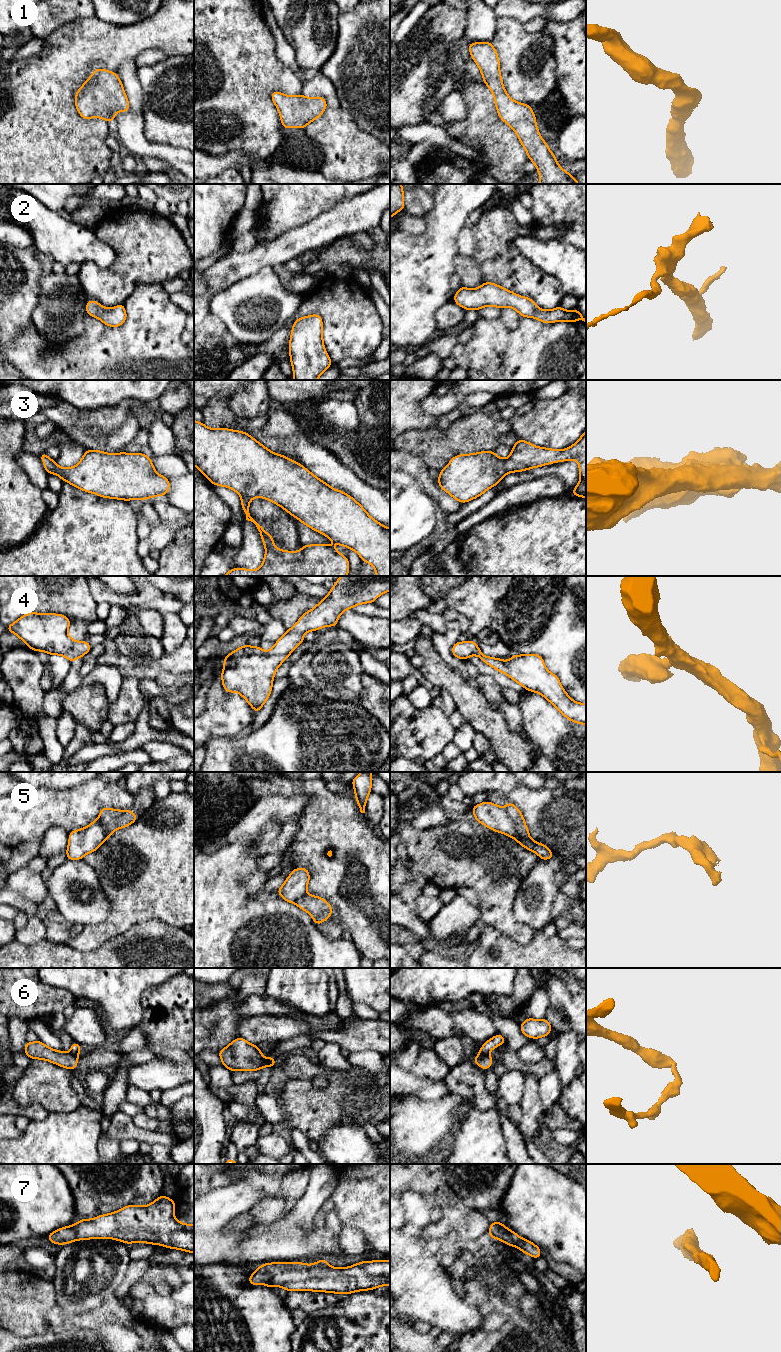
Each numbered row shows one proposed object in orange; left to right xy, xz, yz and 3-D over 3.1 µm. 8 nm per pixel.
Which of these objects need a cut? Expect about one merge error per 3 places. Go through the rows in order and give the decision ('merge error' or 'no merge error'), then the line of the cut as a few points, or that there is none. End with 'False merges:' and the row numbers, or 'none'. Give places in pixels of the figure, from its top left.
1: no merge error; no cut
2: no merge error; no cut
3: no merge error; no cut
4: no merge error; no cut
5: merge error; cut in yz along (503, 809), (514, 823), (517, 835), (526, 847)
6: merge error; cut in yz along (480, 1053), (487, 1054)
7: no merge error; no cut
False merges: 5, 6

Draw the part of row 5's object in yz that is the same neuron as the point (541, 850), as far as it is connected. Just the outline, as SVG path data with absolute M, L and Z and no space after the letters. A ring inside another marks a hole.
M511 802L505 805L504 810L515 823L518 836L522 839L526 849L535 852L542 860L553 859L553 852L546 845L535 842L530 838L528 828L520 810Z

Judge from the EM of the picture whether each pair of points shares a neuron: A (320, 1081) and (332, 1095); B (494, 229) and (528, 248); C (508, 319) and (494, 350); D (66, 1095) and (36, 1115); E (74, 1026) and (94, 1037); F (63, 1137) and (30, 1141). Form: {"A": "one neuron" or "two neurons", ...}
{"A": "two neurons", "B": "two neurons", "C": "two neurons", "D": "two neurons", "E": "one neuron", "F": "one neuron"}

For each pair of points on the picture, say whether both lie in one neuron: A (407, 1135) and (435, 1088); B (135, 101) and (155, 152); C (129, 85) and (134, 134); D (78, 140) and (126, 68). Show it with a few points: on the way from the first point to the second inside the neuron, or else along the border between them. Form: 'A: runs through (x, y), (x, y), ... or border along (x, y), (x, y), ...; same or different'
A: border along (449, 1092), (435, 1100), (423, 1100), (407, 1095); different
B: runs through (134, 114), (134, 134), (142, 142); same
C: border along (139, 83), (135, 94), (126, 93); different
D: border along (134, 58), (125, 60), (116, 72); different

